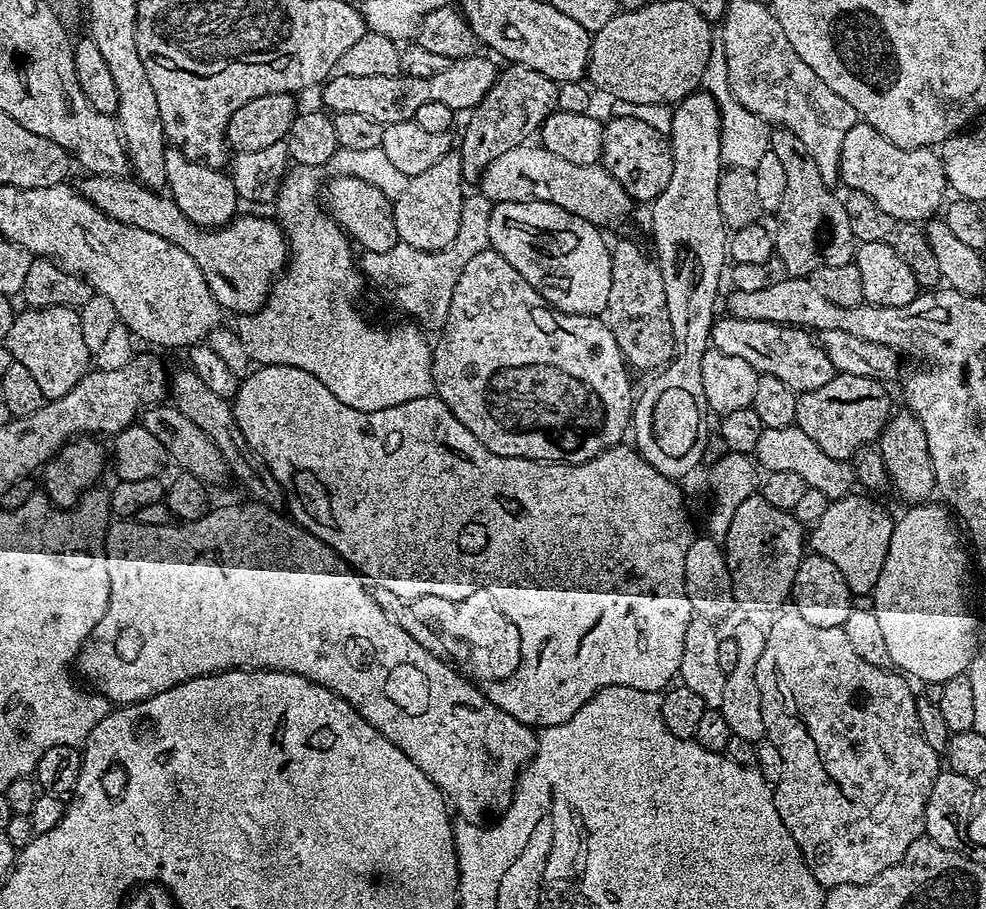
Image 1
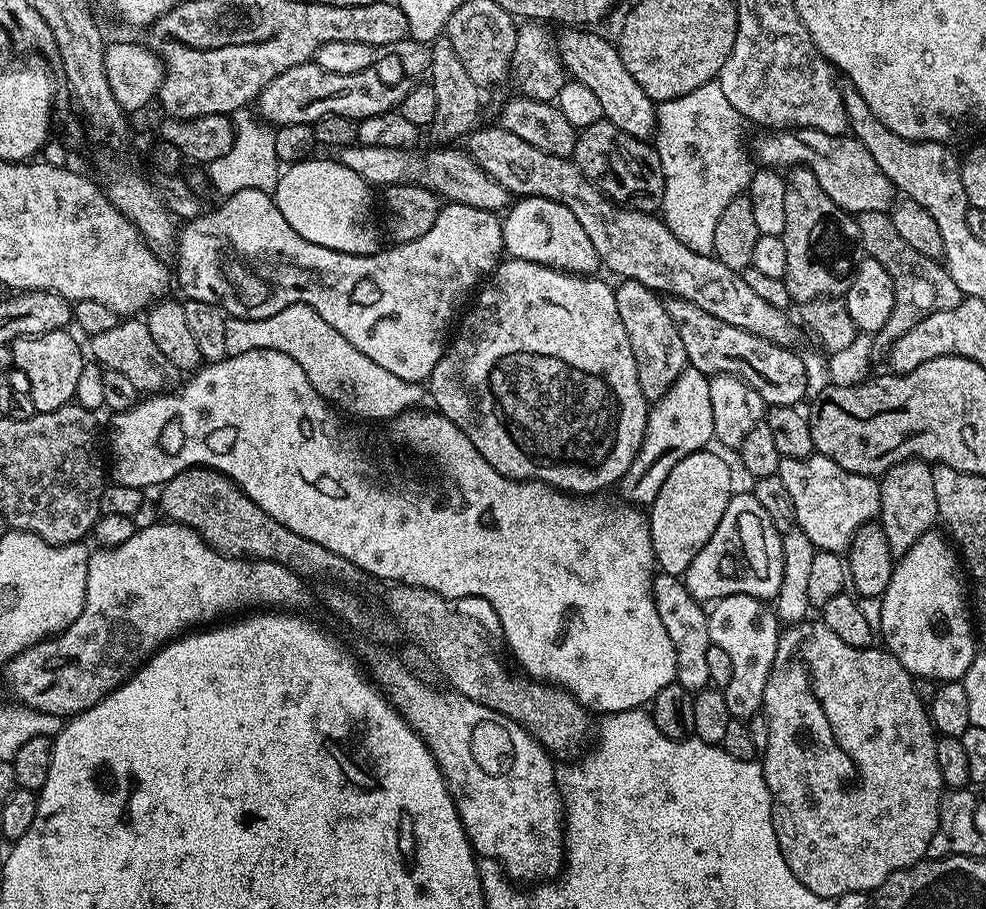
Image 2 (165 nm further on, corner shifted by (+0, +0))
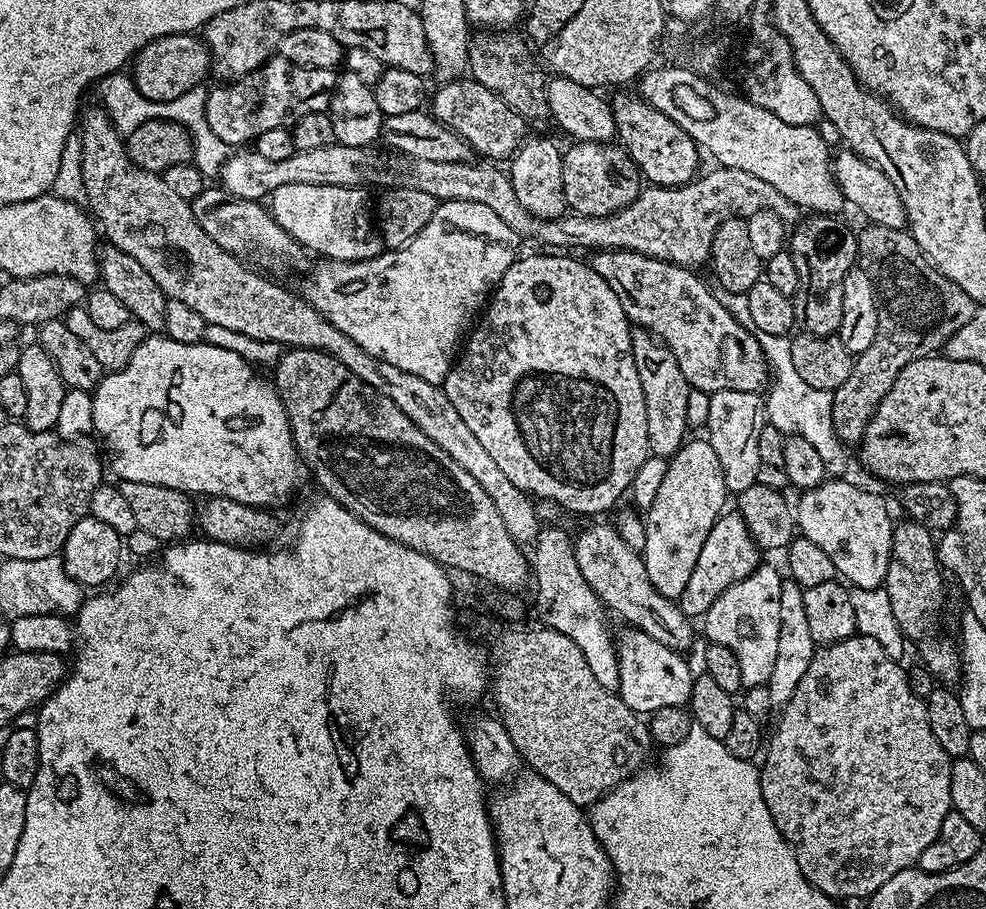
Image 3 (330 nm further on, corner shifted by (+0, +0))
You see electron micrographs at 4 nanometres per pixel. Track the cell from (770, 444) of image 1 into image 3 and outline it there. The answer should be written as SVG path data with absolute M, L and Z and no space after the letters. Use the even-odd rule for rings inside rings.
M826 478L818 486L799 493L800 501L794 504L798 532L830 557L837 573L852 588L878 588L883 585L890 566L894 519L888 513L887 502L878 493L863 492L849 480Z

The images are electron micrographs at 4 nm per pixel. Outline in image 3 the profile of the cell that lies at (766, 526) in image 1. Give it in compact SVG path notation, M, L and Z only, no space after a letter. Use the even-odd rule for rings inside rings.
M738 512L723 513L710 530L700 556L696 560L696 566L690 574L688 584L678 599L680 609L689 616L689 619L702 618L725 590L748 577L754 569L759 567L758 555L760 555L760 549L746 530L746 524L740 514Z

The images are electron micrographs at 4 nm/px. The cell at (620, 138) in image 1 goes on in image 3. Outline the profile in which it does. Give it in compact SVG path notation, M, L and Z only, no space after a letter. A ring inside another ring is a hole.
M581 140L571 145L573 148L563 149L562 194L565 205L578 216L608 216L612 212L622 210L634 202L634 198L642 191L642 177L636 163L628 157L623 147L612 142L599 144L593 140Z

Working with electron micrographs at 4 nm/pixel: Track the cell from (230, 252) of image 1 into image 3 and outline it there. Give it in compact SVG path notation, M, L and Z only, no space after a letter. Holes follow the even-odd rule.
M446 200L437 203L434 218L430 218L430 222L426 222L426 226L422 226L419 234L406 246L385 250L379 256L369 260L321 259L316 262L320 264L313 266L312 277L305 282L304 288L302 287L302 295L305 300L310 301L314 310L318 310L318 314L322 314L322 318L326 318L334 326L338 326L338 330L342 330L342 334L346 334L346 338L358 342L358 346L362 346L362 350L366 350L366 354L374 354L374 358L382 358L382 362L390 362L394 366L398 366L398 370L410 370L410 374L418 374L418 378L426 378L426 382L443 385L449 370L457 359L458 349L461 347L470 325L477 319L482 306L487 305L496 285L502 278L502 274L506 274L506 270L510 270L510 266L518 259L518 253L521 251L521 249L519 250L520 245L522 245L521 238L516 236L514 230L502 222L501 218L498 218L498 215L489 207L480 202Z

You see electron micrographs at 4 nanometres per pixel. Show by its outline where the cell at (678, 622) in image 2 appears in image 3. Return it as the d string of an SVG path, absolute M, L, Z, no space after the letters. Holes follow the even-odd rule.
M611 523L592 524L589 528L582 529L580 537L577 540L575 537L574 548L575 544L576 568L580 571L579 579L588 584L590 590L594 590L594 594L609 613L617 612L625 620L623 622L625 625L637 628L639 632L650 634L650 638L662 642L662 646L670 646L681 654L687 653L687 648L692 644L693 621L680 609L680 605L675 599L663 597L654 588L653 583L650 582L650 575L647 574L643 555L637 549L626 546L626 542L617 534Z

